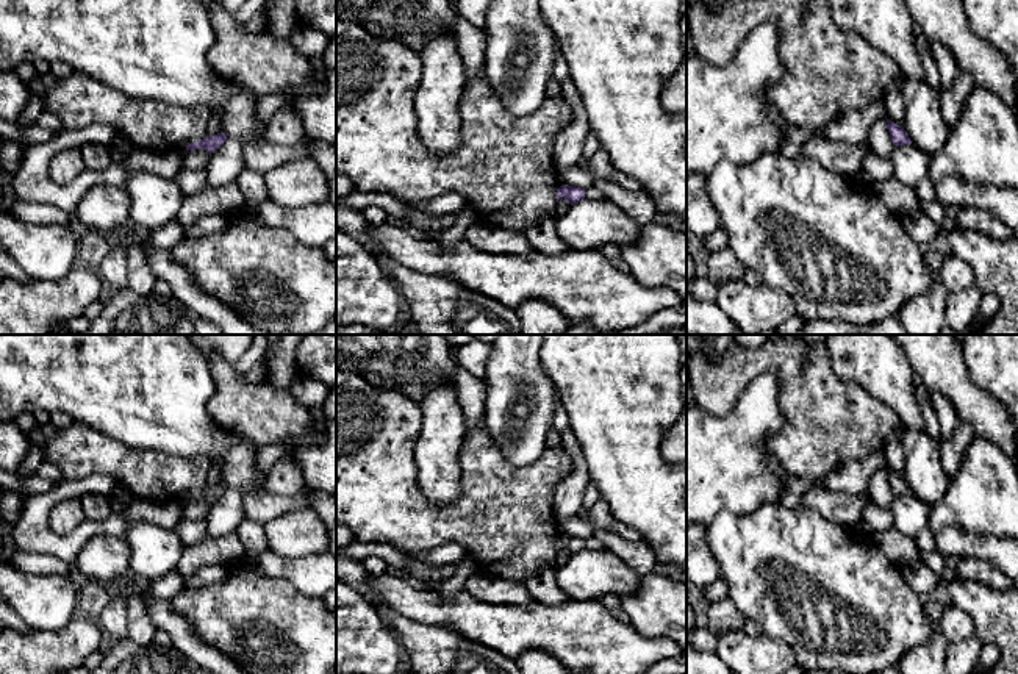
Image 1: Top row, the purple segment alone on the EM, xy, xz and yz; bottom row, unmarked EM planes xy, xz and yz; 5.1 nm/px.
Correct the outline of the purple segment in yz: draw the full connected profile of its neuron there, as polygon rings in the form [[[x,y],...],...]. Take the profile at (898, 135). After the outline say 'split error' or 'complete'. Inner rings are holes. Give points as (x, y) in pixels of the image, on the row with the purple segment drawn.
[[[887,119],[887,130],[894,145],[912,144],[905,130],[896,125],[894,122],[890,122],[888,119]]] | complete

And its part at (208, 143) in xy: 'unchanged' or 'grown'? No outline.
unchanged

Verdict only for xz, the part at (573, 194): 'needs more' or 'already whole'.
already whole

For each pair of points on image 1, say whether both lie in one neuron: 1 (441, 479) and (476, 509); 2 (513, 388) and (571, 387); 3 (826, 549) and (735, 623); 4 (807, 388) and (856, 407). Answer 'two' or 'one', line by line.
1: two
2: two
3: two
4: one

